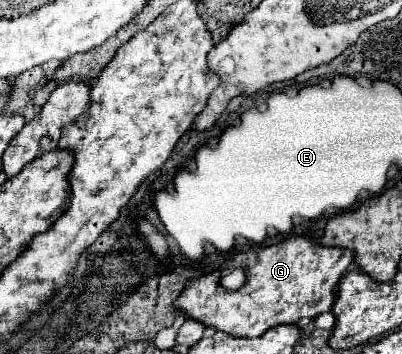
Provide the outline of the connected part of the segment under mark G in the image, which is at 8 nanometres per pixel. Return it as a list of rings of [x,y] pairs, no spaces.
[[[289,237],[277,245],[251,249],[235,257],[235,267],[245,271],[241,289],[223,289],[219,271],[213,271],[189,283],[179,295],[177,307],[217,331],[227,331],[235,337],[259,337],[271,327],[283,323],[299,325],[329,311],[335,303],[335,287],[353,259],[355,251],[351,249],[325,247],[313,243],[311,237]]]

